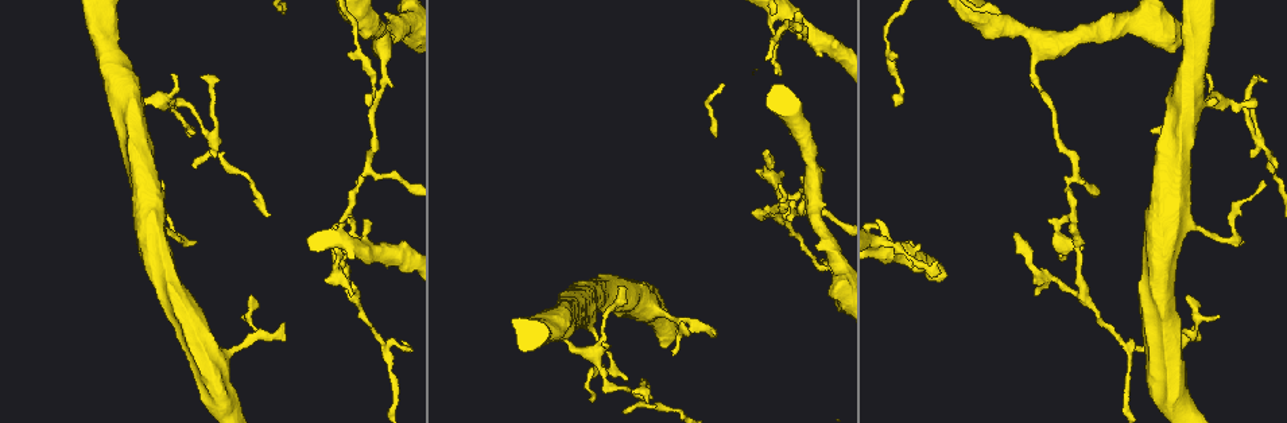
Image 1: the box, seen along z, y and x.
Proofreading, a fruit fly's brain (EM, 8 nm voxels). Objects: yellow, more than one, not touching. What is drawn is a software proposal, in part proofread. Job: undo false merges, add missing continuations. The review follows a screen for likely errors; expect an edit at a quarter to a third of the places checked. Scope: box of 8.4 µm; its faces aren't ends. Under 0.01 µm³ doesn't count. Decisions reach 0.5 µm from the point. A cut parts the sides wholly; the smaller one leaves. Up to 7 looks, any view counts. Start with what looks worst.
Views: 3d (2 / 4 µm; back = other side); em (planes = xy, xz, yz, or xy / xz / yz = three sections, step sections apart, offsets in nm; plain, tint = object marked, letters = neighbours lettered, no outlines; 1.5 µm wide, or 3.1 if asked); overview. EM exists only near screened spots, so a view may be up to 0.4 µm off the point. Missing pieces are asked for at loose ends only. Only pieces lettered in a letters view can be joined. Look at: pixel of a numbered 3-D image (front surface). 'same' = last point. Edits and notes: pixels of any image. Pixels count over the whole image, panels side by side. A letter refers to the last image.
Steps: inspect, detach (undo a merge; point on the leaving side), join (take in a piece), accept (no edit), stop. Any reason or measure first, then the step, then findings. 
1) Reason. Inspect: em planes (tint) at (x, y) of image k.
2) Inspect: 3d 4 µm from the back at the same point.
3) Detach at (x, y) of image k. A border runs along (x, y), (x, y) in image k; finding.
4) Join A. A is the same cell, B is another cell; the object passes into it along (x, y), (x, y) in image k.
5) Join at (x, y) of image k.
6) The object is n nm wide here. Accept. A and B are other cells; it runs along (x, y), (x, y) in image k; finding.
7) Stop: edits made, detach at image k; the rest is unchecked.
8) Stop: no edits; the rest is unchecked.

An open end. Inspect: 3d 4 µm at (1220, 316) of image 1.

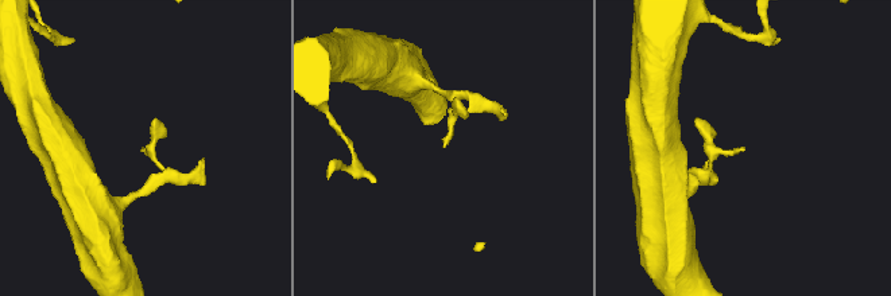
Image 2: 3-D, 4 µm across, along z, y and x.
Inspect: em planes (letters) at (445, 147) of image 2.

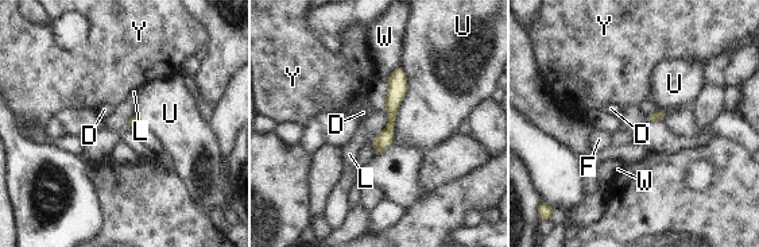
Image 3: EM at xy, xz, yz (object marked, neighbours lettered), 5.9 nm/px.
The longest contact is with U, 480 nm. Accept. D, F, L, U, W and Y are other cells; it runs along (403, 80), (378, 149) in image 3; none of them fits.

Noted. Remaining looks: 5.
Tapers out. Inspect: em planes (letters) at (604, 344) of image 1.

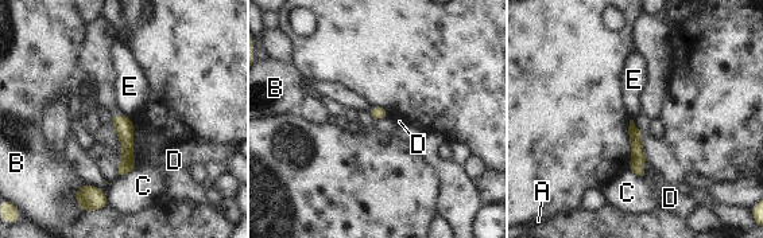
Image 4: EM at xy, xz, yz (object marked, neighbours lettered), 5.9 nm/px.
The longest contact is with C, 160 nm. Accept. A, B, C, D and E are other cells; none of them fits.

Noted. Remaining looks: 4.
Tapers out. Inspect: em planes (letters) at (936, 264) of image 1.

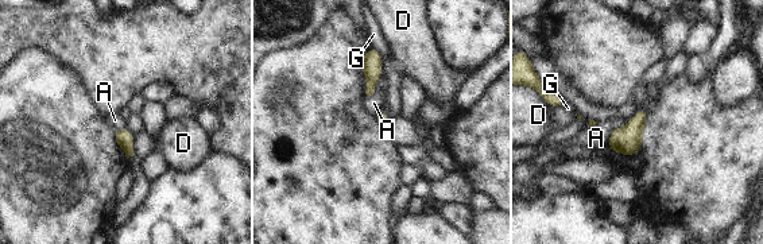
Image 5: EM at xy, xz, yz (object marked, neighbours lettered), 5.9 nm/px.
The object is 80 nm wide here. Accept. A, D and G are other cells; a border runs along (628, 122), (611, 132), (607, 147) in image 5; no lettered piece goes on from it.

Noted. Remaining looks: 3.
Stop: no edits; the rest is unchecked.

